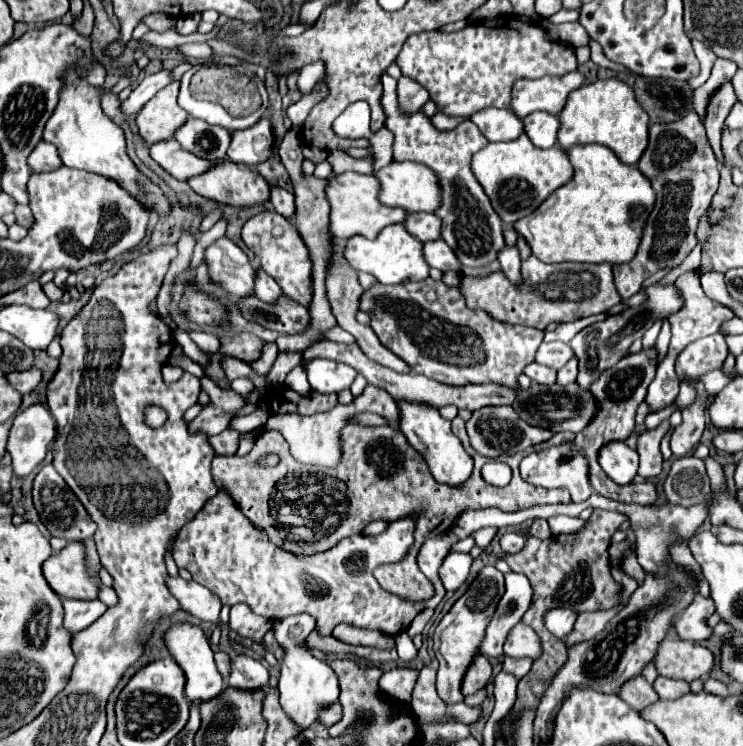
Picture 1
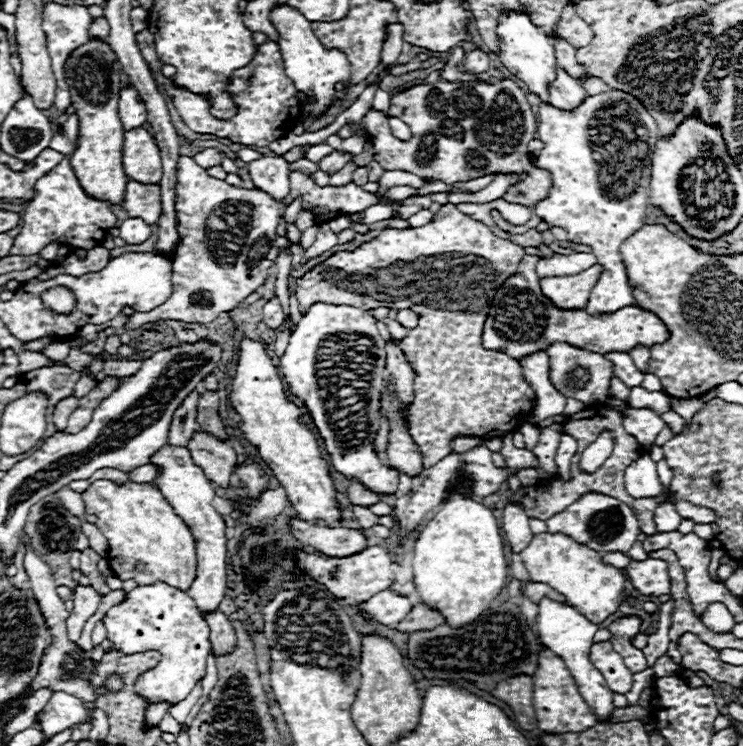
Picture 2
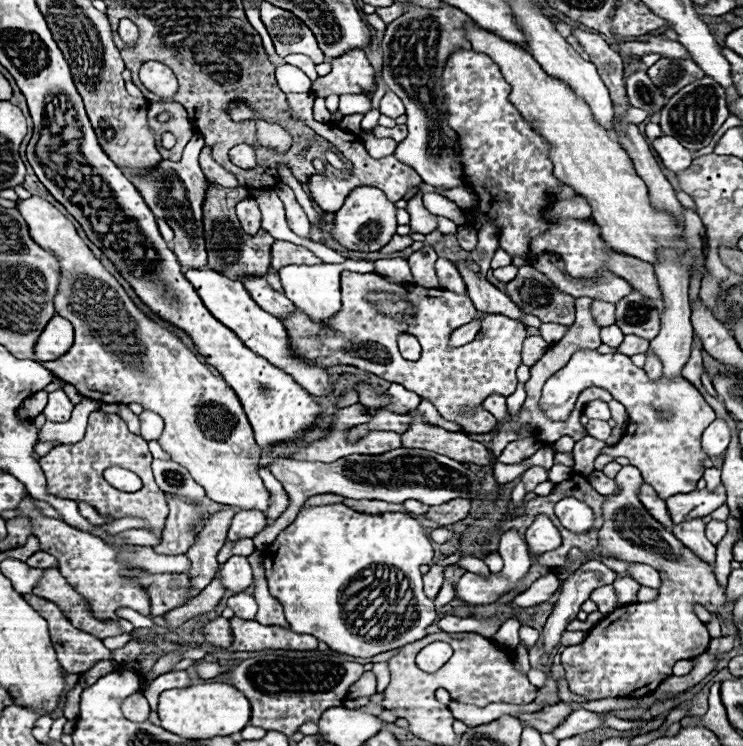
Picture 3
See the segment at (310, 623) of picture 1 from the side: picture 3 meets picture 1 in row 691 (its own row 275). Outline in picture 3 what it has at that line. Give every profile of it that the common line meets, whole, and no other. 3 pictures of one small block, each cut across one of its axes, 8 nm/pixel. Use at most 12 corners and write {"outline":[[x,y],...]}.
{"outline":[[374,262],[290,264],[284,294],[314,322],[340,310],[340,272],[374,272]]}

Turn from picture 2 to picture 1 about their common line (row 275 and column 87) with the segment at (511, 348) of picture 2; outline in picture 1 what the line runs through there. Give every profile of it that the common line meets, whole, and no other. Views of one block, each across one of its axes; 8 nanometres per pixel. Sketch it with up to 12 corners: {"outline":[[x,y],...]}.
{"outline":[[52,464],[36,474],[32,496],[52,536],[94,536],[94,520]]}

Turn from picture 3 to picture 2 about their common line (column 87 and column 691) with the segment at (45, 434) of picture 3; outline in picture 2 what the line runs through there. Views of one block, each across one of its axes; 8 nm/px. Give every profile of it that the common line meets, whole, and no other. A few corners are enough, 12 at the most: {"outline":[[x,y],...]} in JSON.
{"outline":[[698,398],[674,402],[670,408],[678,412],[686,424],[702,410]]}

